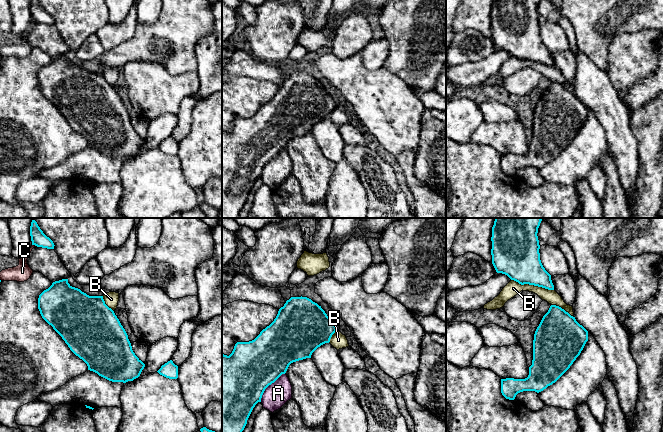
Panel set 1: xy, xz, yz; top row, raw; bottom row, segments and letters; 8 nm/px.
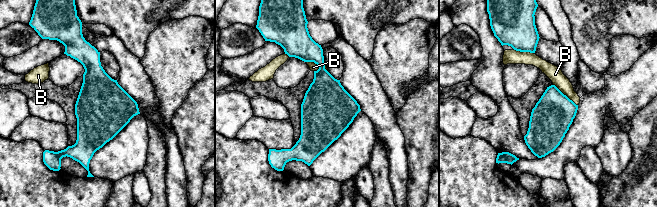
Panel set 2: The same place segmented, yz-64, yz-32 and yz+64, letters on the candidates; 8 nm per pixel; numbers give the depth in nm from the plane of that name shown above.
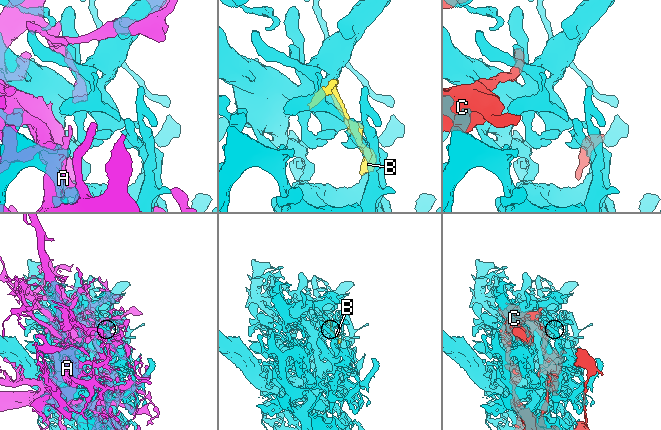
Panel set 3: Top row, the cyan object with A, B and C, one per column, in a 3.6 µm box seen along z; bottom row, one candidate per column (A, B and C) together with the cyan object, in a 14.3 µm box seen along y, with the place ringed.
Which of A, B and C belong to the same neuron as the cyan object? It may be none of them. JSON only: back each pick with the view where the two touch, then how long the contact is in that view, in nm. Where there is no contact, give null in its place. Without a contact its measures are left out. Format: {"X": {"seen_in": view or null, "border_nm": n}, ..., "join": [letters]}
{"join": []}

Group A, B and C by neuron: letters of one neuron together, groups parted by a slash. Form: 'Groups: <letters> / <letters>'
Groups: A B / C

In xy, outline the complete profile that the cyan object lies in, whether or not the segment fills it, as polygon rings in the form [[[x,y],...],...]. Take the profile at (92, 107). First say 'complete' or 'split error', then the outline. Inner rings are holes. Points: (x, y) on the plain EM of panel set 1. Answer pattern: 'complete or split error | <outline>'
complete | [[[62,55],[53,58],[39,71],[38,85],[42,94],[62,113],[70,126],[87,140],[88,146],[112,158],[126,159],[140,152],[145,140],[133,128],[125,105],[114,87],[105,80],[103,72],[89,72],[72,63],[68,55]]]

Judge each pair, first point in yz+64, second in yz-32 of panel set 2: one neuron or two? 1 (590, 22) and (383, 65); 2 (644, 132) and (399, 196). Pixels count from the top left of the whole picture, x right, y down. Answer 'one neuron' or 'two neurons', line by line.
1: two neurons
2: two neurons

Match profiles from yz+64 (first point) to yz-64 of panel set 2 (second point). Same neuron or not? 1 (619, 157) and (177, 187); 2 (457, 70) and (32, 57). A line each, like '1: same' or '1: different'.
1: same
2: same

